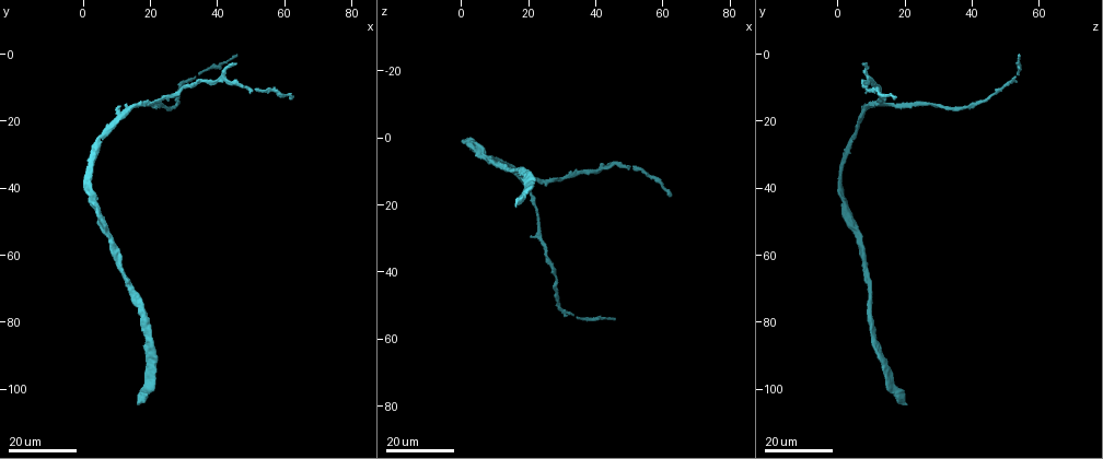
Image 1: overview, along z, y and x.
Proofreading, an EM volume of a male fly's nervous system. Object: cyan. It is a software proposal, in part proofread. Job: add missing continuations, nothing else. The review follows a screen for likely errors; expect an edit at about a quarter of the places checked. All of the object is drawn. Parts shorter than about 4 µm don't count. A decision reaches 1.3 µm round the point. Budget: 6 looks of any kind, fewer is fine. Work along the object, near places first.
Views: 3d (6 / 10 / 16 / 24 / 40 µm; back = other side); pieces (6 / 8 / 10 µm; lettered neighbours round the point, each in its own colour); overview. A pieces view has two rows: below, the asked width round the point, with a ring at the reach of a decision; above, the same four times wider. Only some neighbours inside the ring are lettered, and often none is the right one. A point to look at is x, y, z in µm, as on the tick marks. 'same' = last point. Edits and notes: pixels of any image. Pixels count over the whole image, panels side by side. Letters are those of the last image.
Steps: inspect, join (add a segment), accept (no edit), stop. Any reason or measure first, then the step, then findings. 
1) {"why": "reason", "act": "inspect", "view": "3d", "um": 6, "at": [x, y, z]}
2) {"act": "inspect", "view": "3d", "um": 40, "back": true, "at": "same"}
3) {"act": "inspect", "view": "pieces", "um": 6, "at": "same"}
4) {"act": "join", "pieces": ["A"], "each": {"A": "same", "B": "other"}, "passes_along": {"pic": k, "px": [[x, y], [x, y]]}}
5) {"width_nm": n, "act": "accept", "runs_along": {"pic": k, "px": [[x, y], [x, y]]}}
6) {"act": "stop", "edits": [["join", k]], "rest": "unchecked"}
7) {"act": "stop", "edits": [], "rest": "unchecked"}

{"act": "inspect", "view": "3d", "um": 16, "at": [62.5, 13.0, 16.5]}

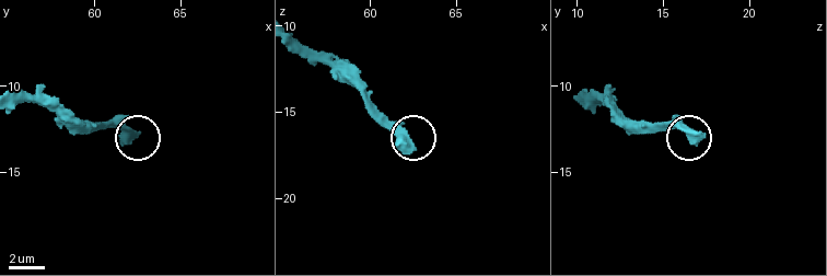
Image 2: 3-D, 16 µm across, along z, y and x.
{"why": "what lies round it", "act": "inspect", "view": "pieces", "um": 8, "at": [62.2, 12.9, 17.3]}

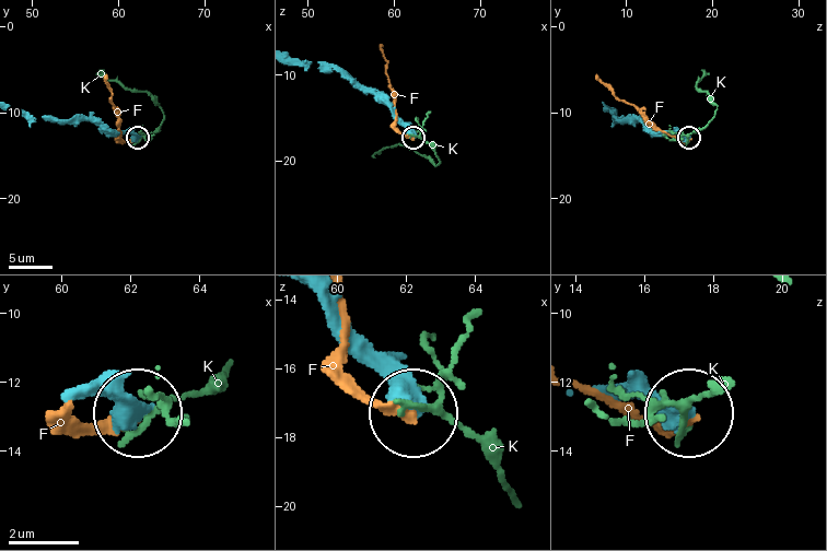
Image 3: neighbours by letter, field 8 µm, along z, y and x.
{"act": "accept", "each": {"F": "other", "K": "other"}, "runs_along": {"pic": 3, "px": [[293, 60], [337, 65], [370, 89], [411, 137]]}, "found": "no lettered segment goes on from it"}

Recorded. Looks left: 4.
{"why": "end of a long branch", "act": "inspect", "view": "3d", "um": 24, "at": [46.0, 0.5, 54.5]}

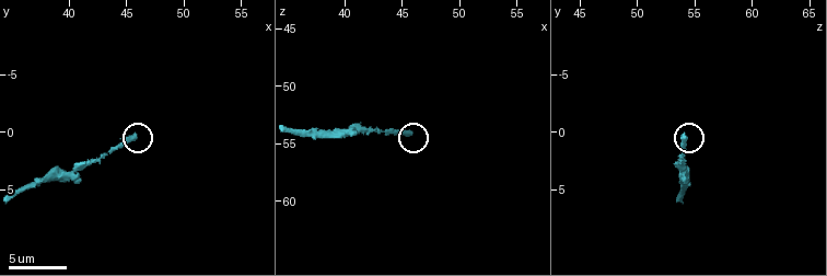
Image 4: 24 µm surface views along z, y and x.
{"why": "see the neighbours", "act": "inspect", "view": "pieces", "um": 6, "at": [45.6, 0.2, 54.2]}

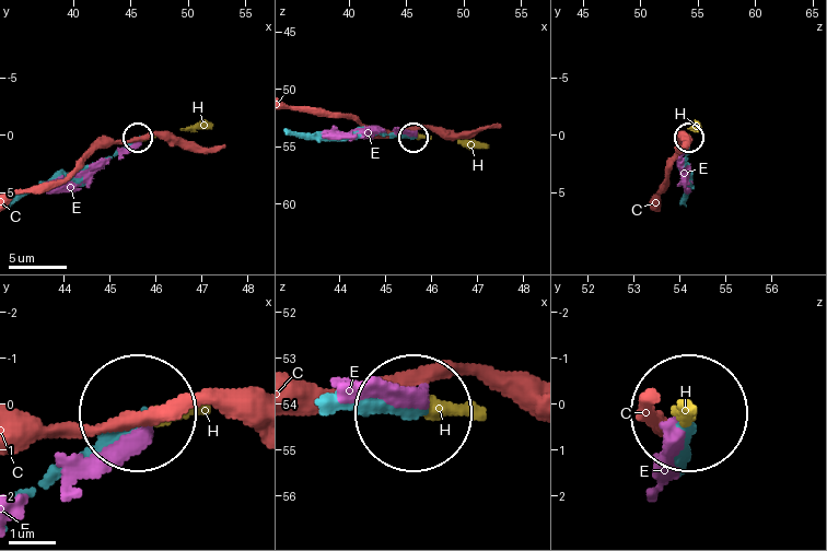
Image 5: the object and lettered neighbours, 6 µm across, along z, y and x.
{"act": "join", "pieces": ["H"], "each": {"C": "other", "E": "other", "H": "same"}, "passes_along": {"pic": 5, "px": [[386, 133], [487, 145]]}, "found": "it goes on there"}

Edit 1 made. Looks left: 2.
{"act": "stop", "edits": [["join", 5]], "rest": "unchecked"}

